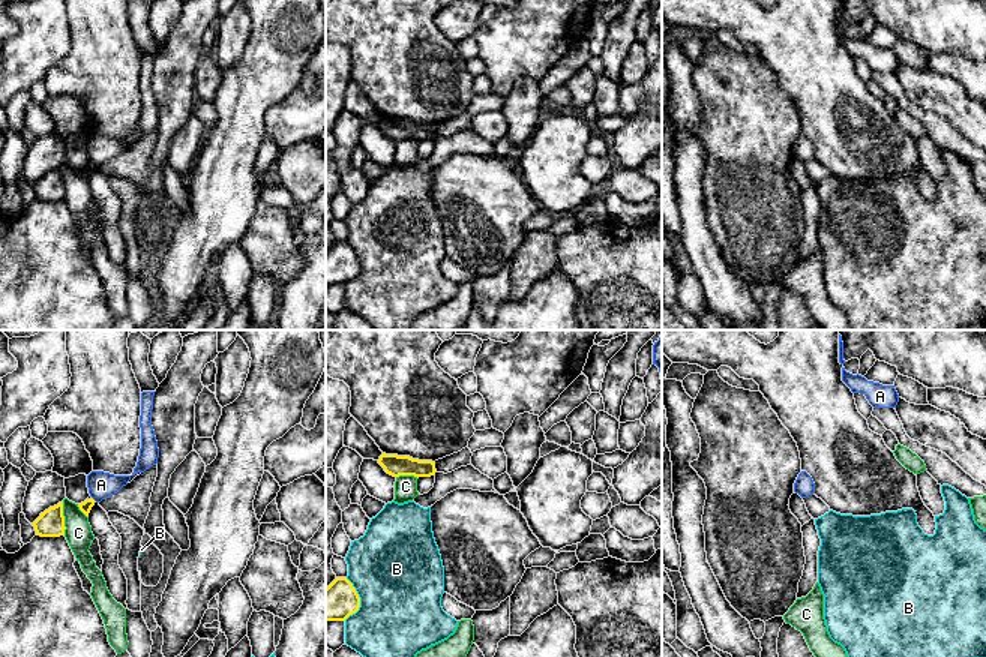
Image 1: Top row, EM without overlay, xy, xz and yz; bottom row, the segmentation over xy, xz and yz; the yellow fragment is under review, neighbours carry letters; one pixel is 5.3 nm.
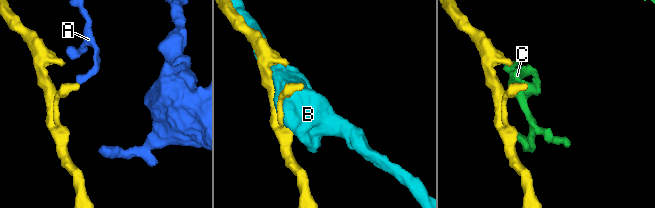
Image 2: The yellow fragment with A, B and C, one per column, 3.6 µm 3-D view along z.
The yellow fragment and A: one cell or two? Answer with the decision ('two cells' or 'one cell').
two cells

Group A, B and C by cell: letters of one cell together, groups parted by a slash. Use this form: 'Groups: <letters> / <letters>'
Groups: A / B / C

